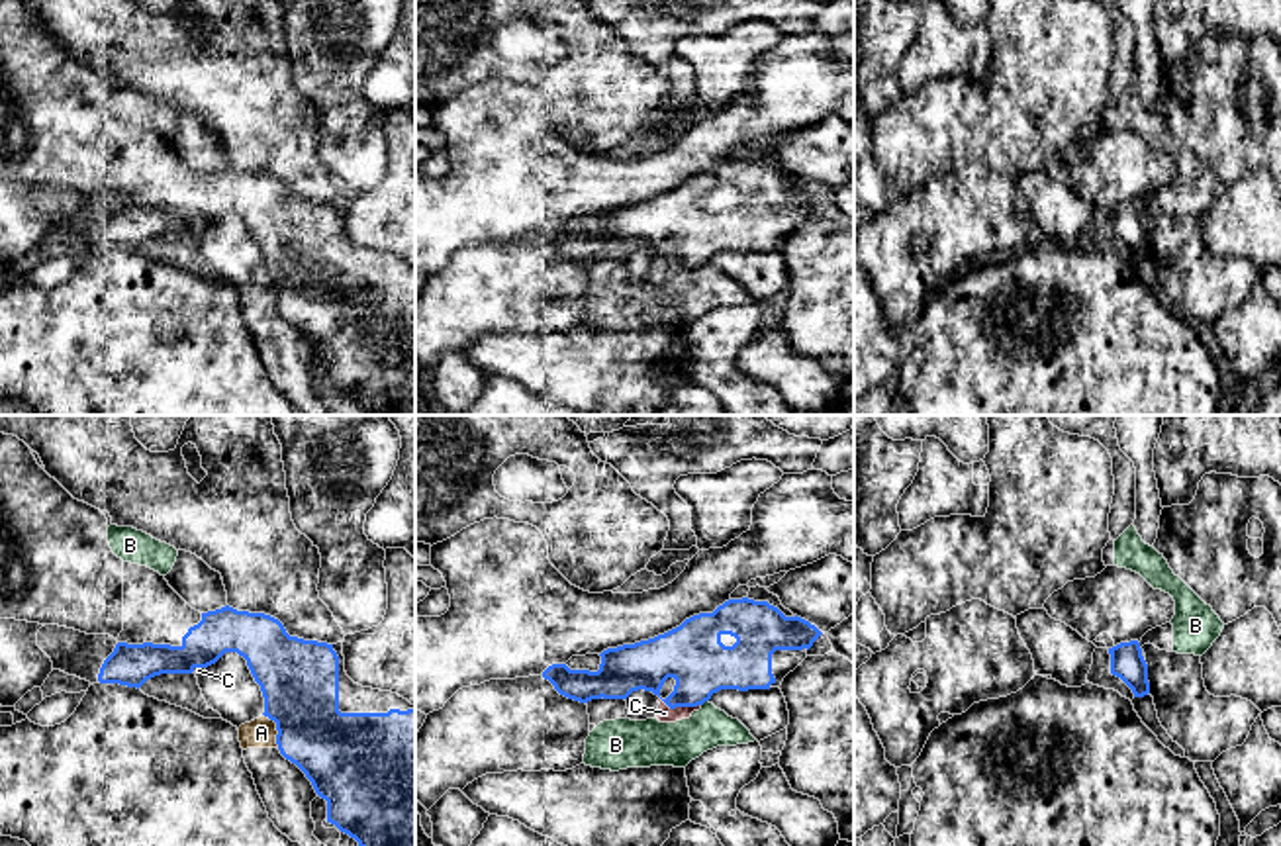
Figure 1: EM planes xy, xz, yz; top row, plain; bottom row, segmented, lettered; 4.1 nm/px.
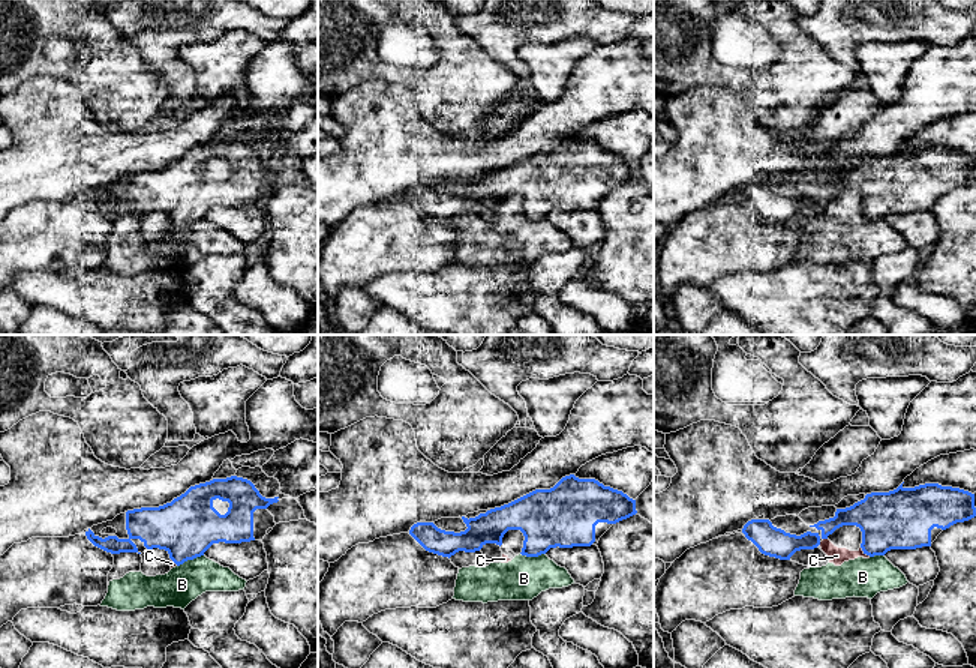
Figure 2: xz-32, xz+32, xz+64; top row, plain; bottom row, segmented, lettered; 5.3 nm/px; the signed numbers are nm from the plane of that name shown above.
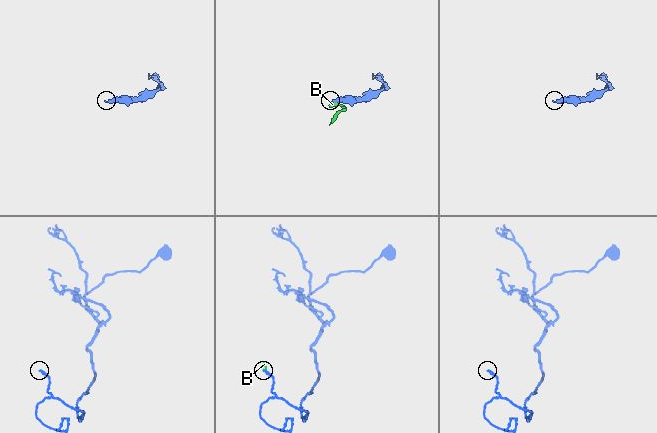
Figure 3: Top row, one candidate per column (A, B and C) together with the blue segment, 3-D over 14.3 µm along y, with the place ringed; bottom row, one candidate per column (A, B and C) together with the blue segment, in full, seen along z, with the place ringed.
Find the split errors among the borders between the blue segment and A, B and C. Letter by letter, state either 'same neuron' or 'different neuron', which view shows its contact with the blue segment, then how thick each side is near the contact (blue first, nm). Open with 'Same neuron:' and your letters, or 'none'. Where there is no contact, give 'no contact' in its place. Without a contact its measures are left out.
Same neuron: none
A: different neuron | xy | 320/130 nm
B: different neuron | xz | 260/180 nm
C: different neuron | xz | 260/70 nm

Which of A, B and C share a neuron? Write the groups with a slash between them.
A B C

